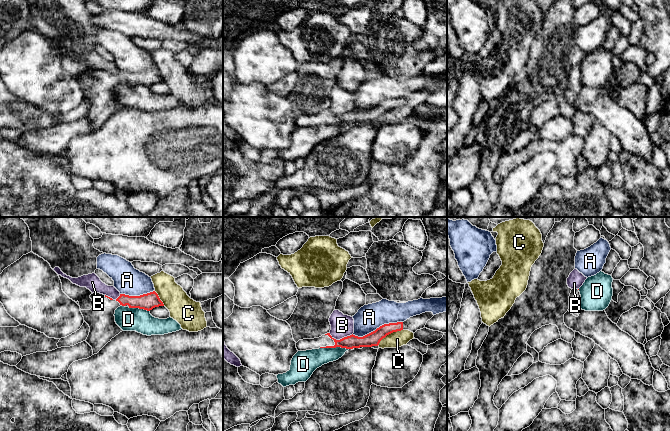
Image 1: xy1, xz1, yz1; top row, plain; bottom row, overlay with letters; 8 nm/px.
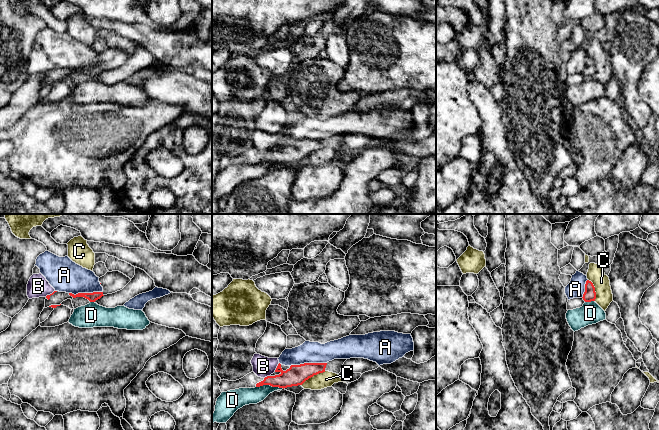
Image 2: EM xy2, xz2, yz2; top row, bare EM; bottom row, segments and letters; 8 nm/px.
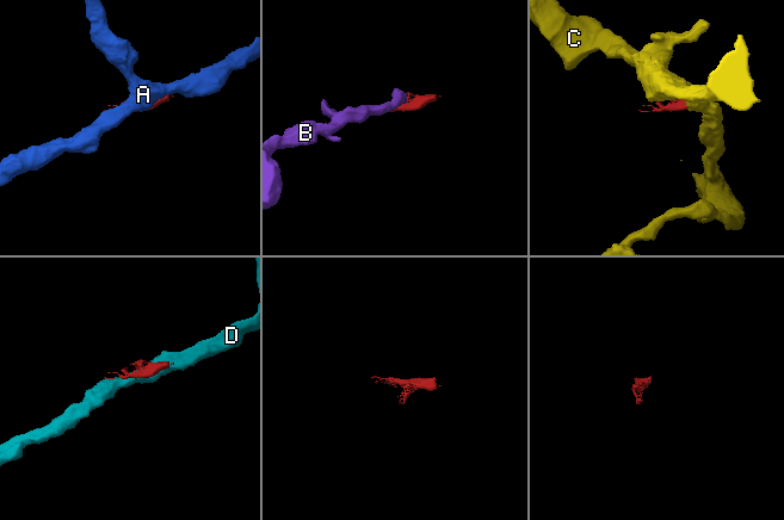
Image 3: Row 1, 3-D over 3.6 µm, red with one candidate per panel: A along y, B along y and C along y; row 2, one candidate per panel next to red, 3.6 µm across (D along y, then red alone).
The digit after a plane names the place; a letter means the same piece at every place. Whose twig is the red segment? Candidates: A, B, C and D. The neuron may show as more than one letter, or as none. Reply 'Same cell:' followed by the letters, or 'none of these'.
Same cell: none of these

